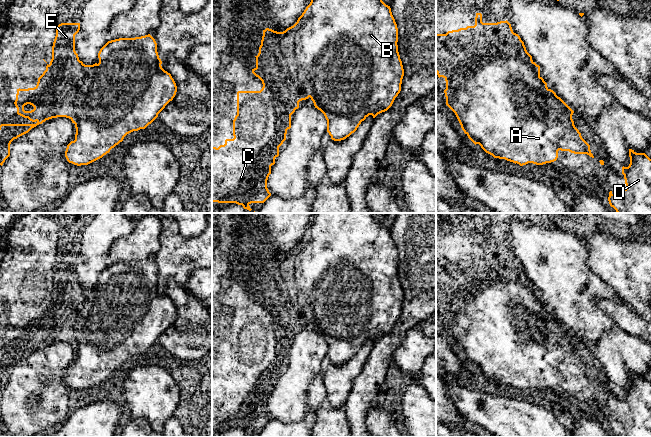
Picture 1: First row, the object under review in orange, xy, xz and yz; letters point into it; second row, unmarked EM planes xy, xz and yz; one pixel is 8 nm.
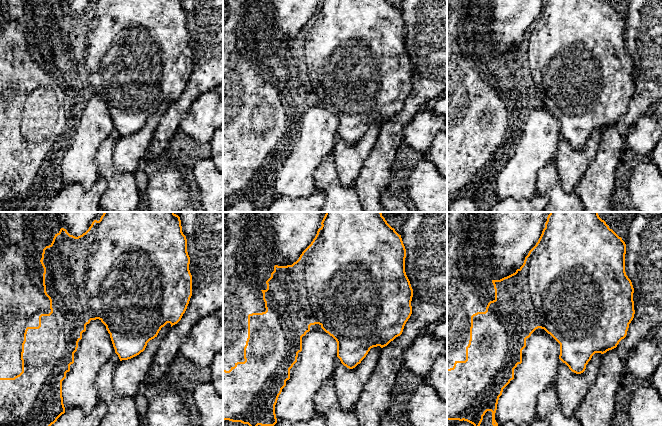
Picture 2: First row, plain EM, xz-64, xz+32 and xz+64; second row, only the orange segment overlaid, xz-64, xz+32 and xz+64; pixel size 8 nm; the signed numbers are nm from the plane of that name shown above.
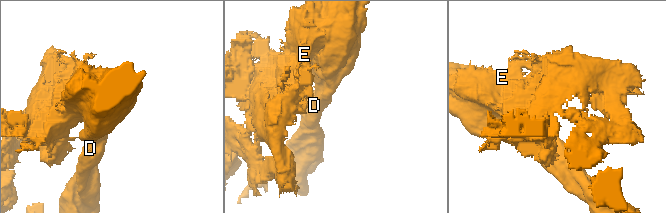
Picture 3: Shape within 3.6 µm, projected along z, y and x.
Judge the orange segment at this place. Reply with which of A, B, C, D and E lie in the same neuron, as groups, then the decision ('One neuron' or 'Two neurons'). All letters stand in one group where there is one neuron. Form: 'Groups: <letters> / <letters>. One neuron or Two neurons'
Groups: A B D / C E. Two neurons

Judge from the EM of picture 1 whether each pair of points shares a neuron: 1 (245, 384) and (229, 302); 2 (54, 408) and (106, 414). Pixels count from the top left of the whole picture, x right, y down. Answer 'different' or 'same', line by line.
1: same
2: different

